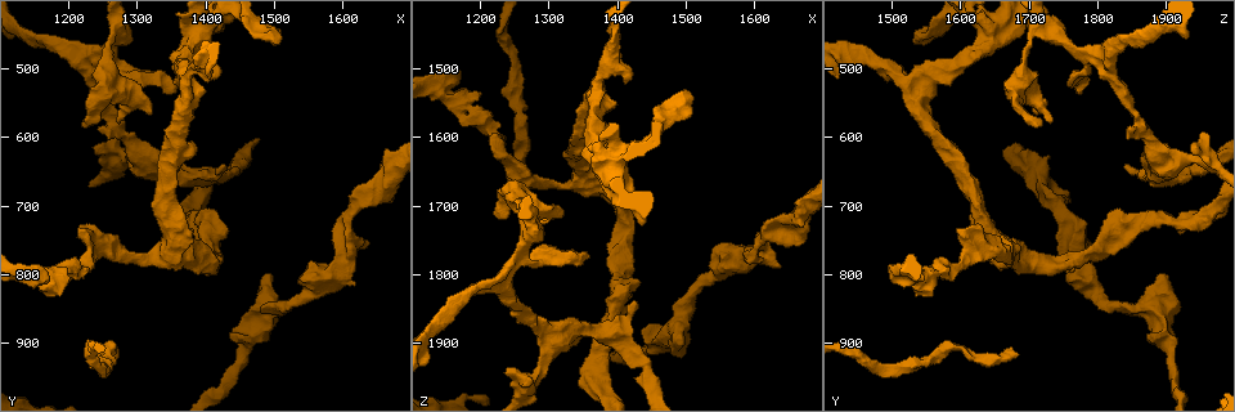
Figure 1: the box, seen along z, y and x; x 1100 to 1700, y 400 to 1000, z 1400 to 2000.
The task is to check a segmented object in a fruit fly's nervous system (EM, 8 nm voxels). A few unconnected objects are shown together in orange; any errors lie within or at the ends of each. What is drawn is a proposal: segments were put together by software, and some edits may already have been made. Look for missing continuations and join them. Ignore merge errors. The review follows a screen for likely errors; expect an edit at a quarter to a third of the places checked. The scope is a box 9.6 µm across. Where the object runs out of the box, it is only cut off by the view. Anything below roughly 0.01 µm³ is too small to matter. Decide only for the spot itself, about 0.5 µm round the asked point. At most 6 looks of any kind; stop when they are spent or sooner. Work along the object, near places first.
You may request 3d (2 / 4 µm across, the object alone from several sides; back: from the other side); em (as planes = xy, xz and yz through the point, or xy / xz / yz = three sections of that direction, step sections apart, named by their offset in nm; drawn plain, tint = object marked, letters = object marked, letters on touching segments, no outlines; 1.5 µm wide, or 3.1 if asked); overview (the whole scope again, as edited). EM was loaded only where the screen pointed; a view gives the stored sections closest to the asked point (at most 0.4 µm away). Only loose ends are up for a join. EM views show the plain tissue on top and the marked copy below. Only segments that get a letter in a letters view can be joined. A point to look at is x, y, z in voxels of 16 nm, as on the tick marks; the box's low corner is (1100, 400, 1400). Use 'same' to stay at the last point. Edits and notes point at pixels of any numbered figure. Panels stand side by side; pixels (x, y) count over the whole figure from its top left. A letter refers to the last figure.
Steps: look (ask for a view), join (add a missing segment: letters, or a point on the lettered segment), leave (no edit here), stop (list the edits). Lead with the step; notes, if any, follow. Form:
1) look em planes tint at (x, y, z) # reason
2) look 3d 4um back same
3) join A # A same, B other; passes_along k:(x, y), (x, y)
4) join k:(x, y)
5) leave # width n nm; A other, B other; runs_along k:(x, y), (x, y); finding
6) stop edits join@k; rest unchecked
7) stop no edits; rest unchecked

look 3d 2um at (1495, 805, 1900) # branch stops here

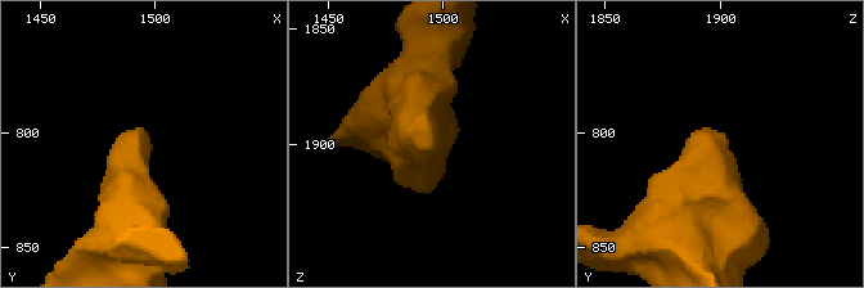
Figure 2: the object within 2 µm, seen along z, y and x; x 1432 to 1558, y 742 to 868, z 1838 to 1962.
look em yz step 8 tint at (1492, 802, 1903) # need the tissue

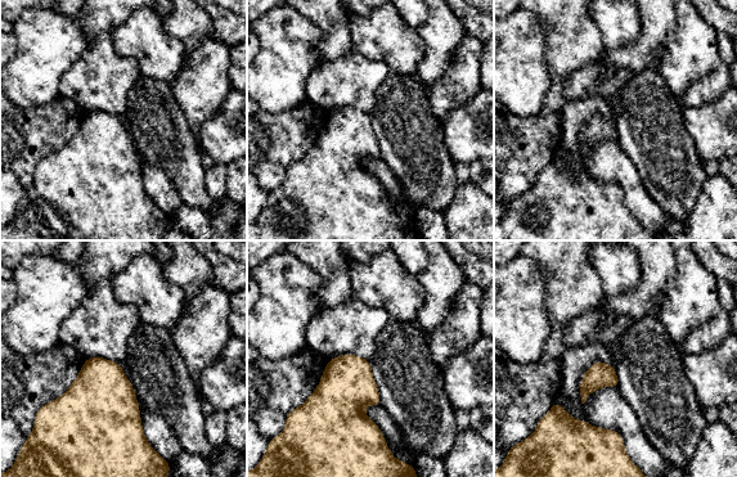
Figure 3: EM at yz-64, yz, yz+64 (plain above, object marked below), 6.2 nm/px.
look em yz step 8 letters same

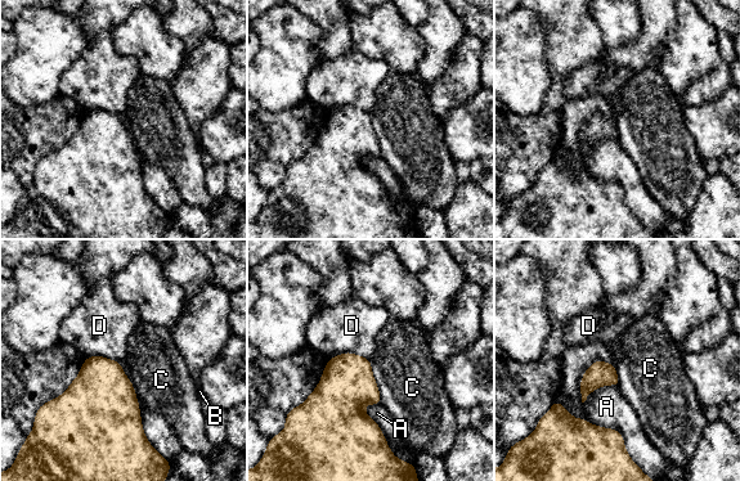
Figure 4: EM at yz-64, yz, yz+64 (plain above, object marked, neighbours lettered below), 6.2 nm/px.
leave # longest_contact A 320 nm; A other, B other, C other, D other; border 4:(368, 359), (381, 404); no lettered segment goes on from it

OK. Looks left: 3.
look 3d 2um at (1355, 535, 1775) # branch stops here

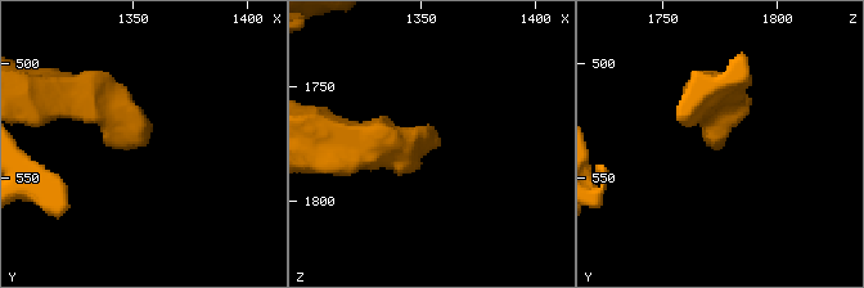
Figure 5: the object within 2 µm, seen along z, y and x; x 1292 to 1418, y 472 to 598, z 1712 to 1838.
look em xz step 4 tint at (1353, 533, 1777) # now the EM

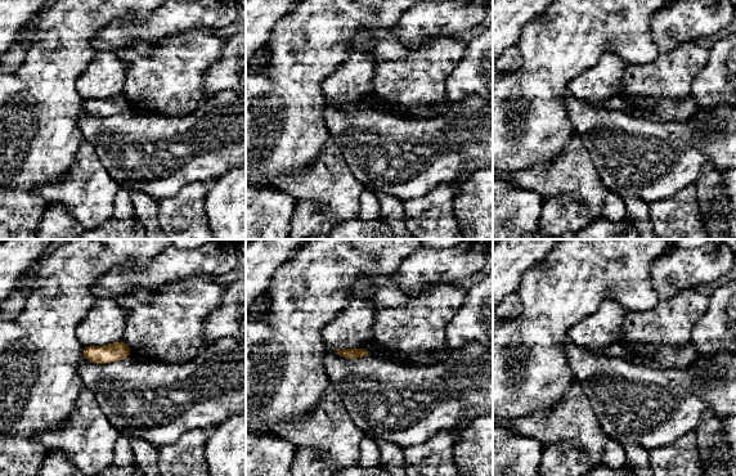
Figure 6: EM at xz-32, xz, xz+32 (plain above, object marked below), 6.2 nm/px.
look em planes letters same

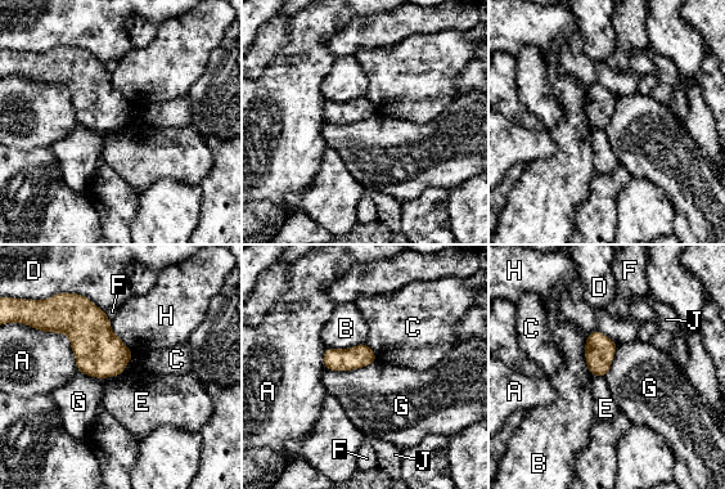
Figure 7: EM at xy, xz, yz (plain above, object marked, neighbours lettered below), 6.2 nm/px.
leave # A other, B other, C other, D other, E other, F other, G other, H other, J other; border 7:(133, 354), (117, 375), (77, 371); no lettered segment goes on from it

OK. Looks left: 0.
stop no edits; rest unchecked

